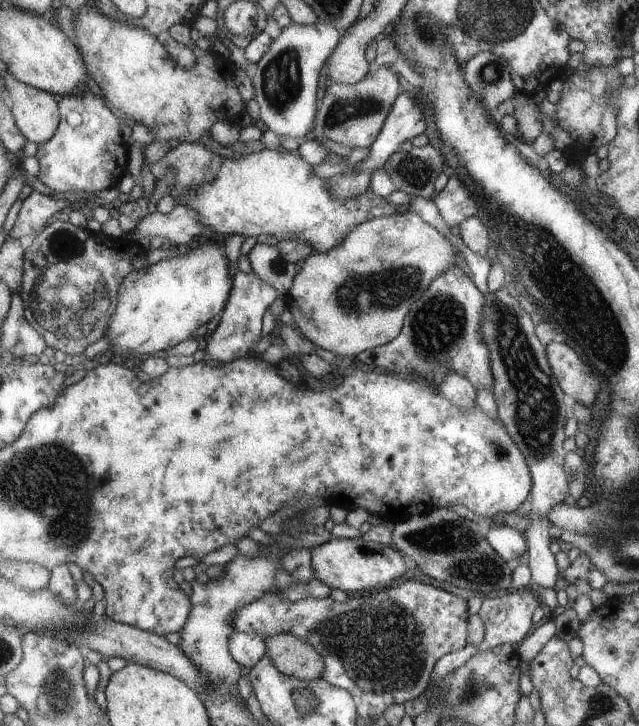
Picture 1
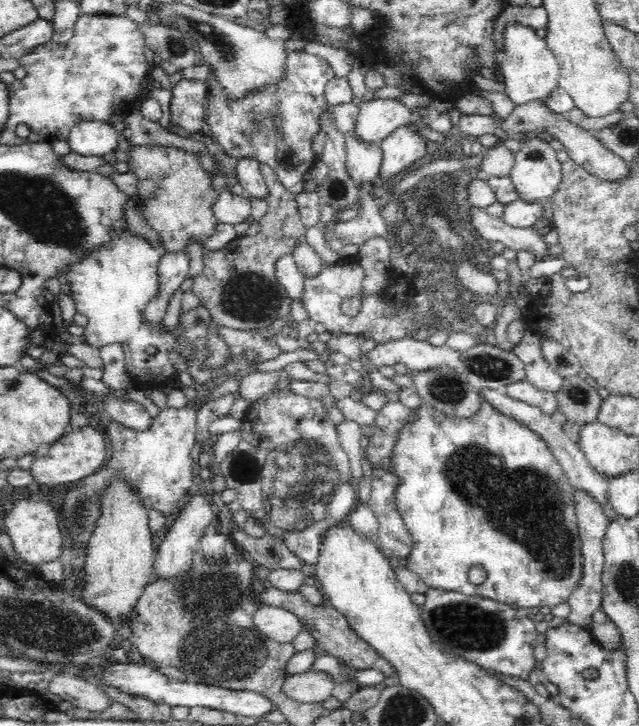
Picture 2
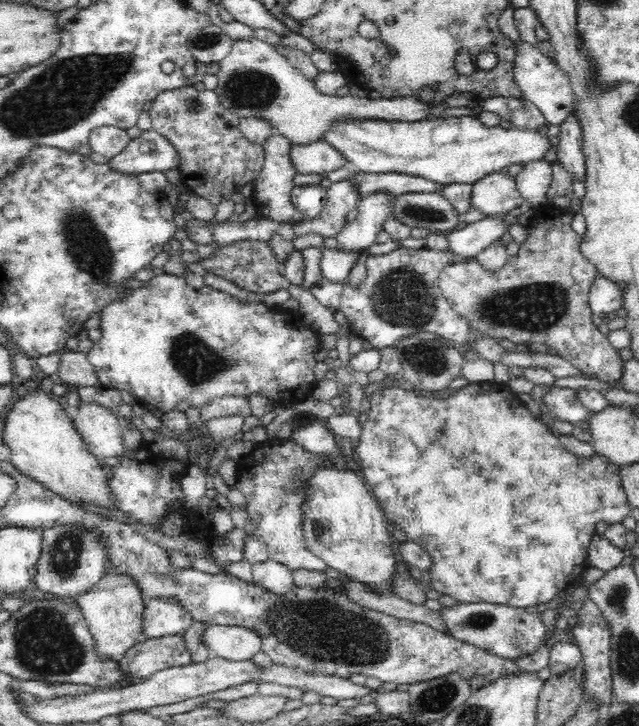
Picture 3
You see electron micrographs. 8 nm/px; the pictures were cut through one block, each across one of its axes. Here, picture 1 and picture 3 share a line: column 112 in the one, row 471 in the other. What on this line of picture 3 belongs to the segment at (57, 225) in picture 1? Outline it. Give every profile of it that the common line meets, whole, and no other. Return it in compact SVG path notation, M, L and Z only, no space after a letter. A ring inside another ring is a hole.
M276 439L276 442L266 443L265 446L259 445L254 448L250 453L243 455L237 461L237 482L234 488L240 493L244 493L247 498L247 513L248 519L244 528L248 535L257 536L266 544L269 558L274 562L283 564L290 570L311 570L311 571L324 571L328 566L326 562L318 558L313 552L308 550L306 541L303 535L303 514L301 506L306 504L306 496L308 492L305 486L312 479L312 474L317 473L318 470L325 468L334 468L334 460L340 459L342 452L340 448L336 448L334 454L330 454L328 458L323 458L319 454L308 452L304 450L295 440L291 439Z

